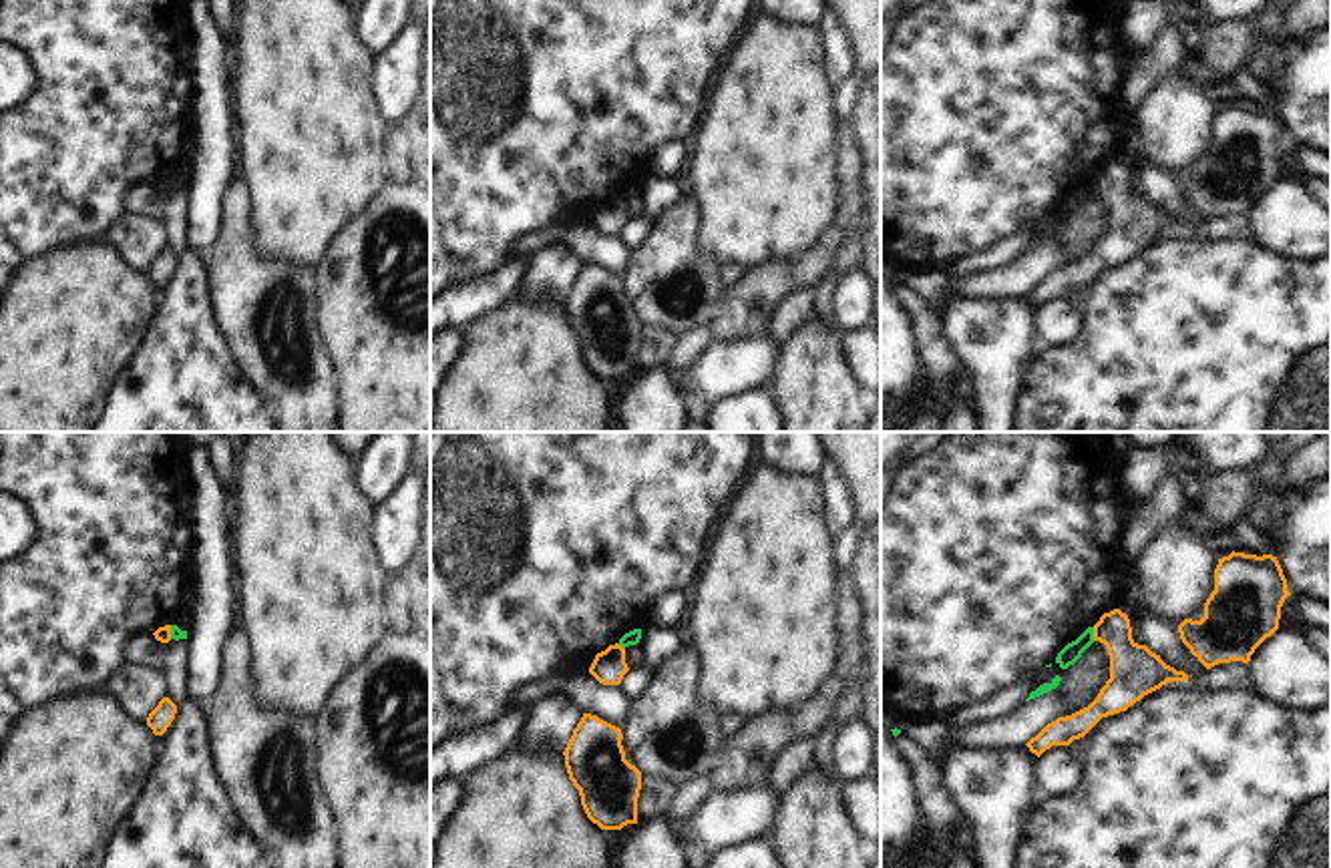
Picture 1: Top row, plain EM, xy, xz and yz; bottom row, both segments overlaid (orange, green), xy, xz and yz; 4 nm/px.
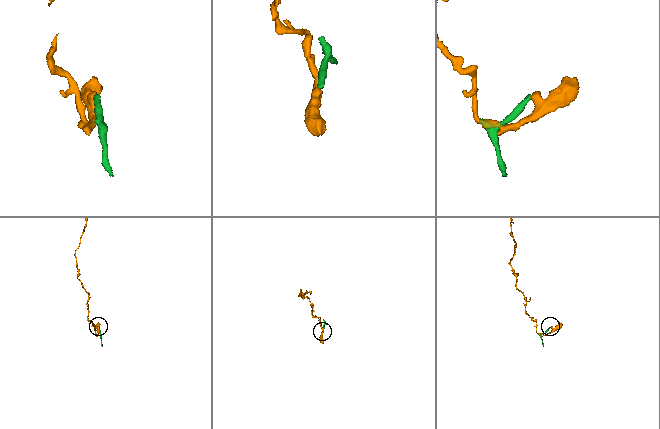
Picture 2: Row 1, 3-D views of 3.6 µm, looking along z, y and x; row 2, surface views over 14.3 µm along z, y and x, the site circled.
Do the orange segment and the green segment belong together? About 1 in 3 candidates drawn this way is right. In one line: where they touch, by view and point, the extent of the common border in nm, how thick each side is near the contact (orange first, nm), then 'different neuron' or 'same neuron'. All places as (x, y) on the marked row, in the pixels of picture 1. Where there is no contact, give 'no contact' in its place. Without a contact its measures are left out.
contact yz (1094, 633); length 60 nm; calibres 200 and 80 nm; different neuron

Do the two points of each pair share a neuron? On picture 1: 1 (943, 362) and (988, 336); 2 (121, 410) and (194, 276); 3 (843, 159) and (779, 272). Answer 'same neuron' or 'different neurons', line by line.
1: different neurons
2: same neuron
3: same neuron

